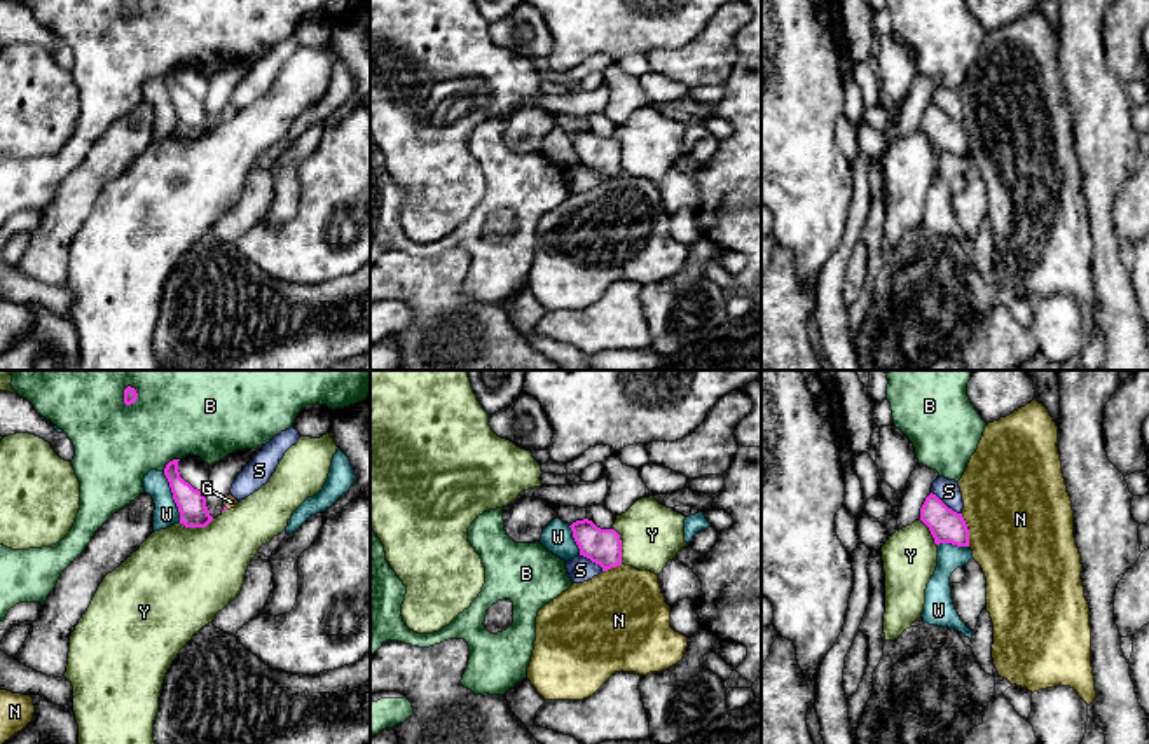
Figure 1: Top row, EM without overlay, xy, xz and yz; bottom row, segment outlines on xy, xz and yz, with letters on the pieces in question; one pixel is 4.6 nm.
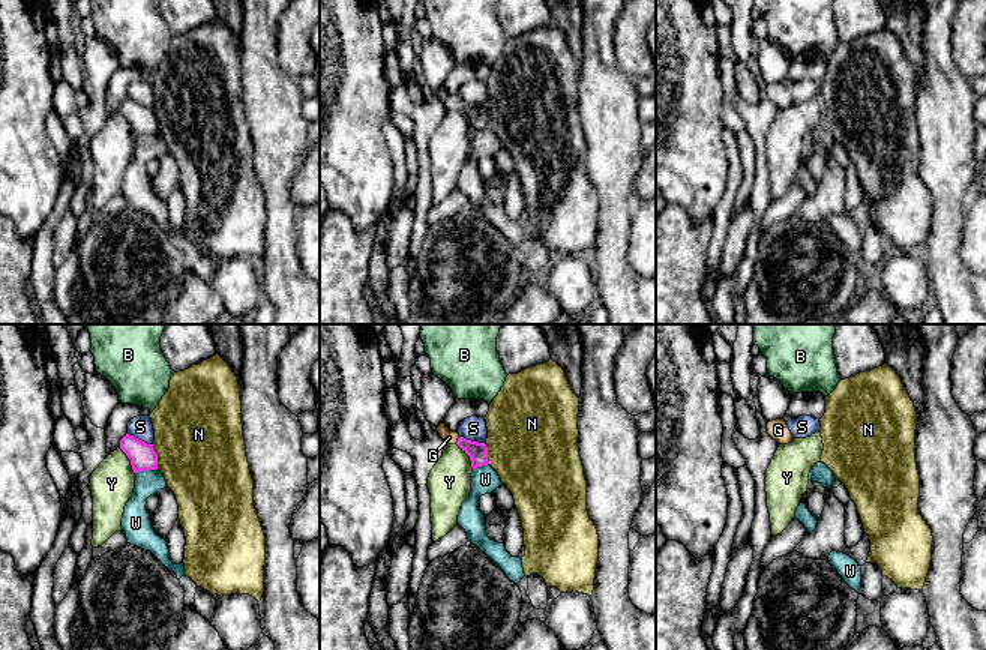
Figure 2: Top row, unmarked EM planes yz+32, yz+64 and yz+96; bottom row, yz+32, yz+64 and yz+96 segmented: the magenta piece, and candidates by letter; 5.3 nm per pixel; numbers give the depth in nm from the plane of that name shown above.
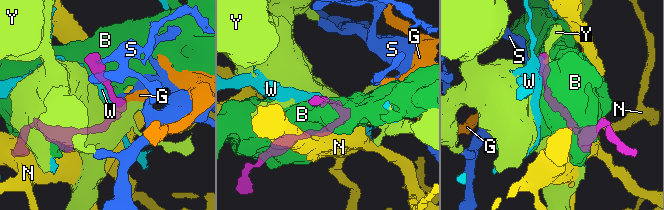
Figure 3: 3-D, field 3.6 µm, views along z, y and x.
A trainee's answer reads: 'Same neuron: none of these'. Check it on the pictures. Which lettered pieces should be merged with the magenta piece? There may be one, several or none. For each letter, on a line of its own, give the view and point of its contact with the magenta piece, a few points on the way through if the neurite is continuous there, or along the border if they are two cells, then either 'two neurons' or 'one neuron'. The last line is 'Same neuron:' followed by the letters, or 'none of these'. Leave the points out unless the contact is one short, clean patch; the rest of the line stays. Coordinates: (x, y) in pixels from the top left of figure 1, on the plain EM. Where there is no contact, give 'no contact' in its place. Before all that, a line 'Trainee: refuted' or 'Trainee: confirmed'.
Trainee: refuted
B: meets magenta in xy at (170, 70); two neurons
G: no contact; one neuron
N: meets magenta in yz at (968, 138); two neurons
S: meets magenta in yz at (945, 114); border along yz (931, 100), (961, 123); two neurons
W: meets magenta in xy at (173, 107); two neurons
Y: meets magenta in xz at (620, 154); border along xz (613, 137), (620, 149), (622, 172); two neurons
Same neuron: G

